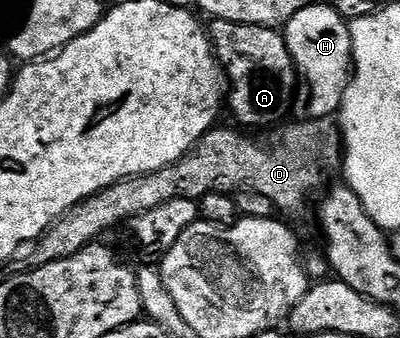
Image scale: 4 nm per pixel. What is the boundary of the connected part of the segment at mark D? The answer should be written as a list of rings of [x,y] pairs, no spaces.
[[[330,118],[303,120],[303,124],[294,124],[287,130],[286,140],[272,145],[271,148],[253,140],[250,137],[253,135],[237,127],[211,128],[204,134],[204,138],[200,138],[200,142],[196,142],[196,146],[192,146],[192,150],[188,150],[188,154],[184,154],[184,158],[180,158],[176,163],[143,176],[133,176],[116,182],[65,212],[61,219],[44,233],[41,240],[33,245],[33,263],[51,264],[64,258],[72,258],[72,254],[95,243],[109,228],[114,228],[125,220],[126,223],[133,221],[135,216],[156,210],[156,206],[164,206],[173,200],[197,202],[213,192],[237,194],[243,191],[264,194],[264,198],[269,198],[279,213],[300,215],[309,206],[314,191],[327,187],[326,175],[337,168],[339,171],[344,164],[344,137],[341,127]]]

